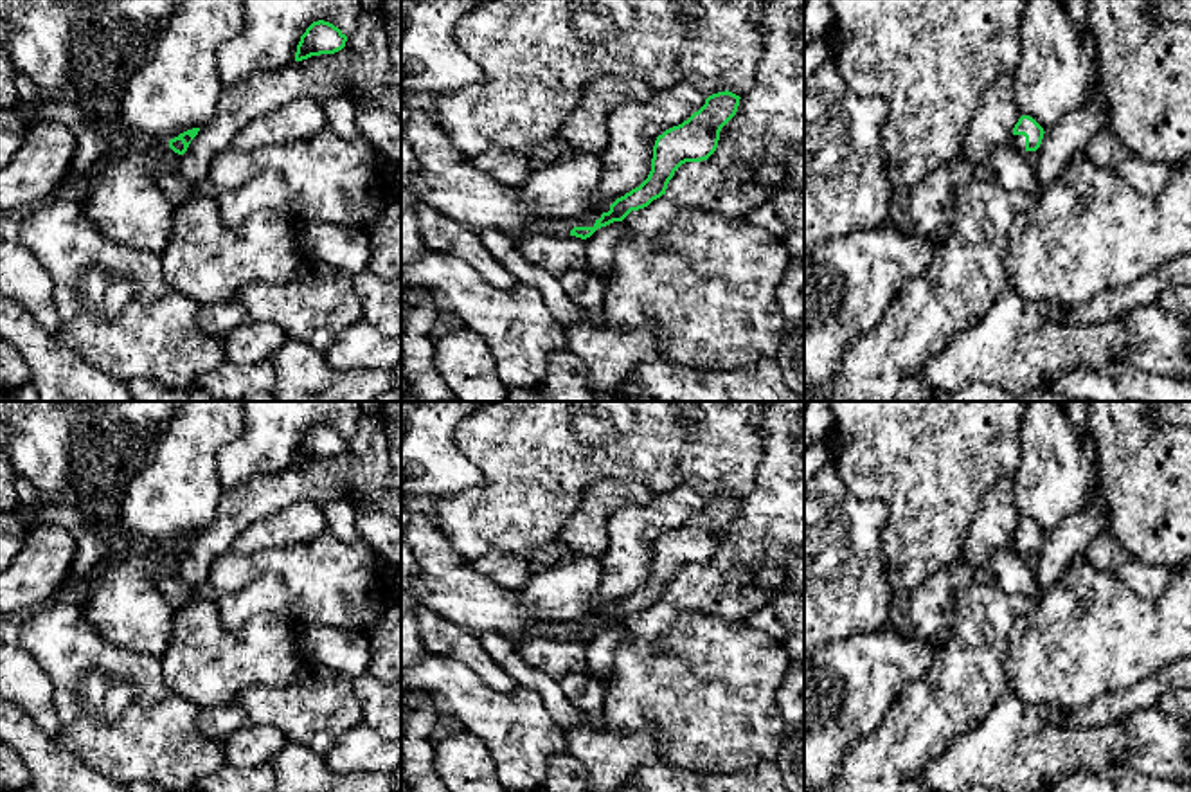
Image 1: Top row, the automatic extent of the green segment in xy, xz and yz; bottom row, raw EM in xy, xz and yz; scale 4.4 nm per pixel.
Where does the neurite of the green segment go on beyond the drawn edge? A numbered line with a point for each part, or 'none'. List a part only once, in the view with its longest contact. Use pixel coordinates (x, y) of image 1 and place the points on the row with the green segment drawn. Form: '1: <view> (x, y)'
1: xz (448, 182)

